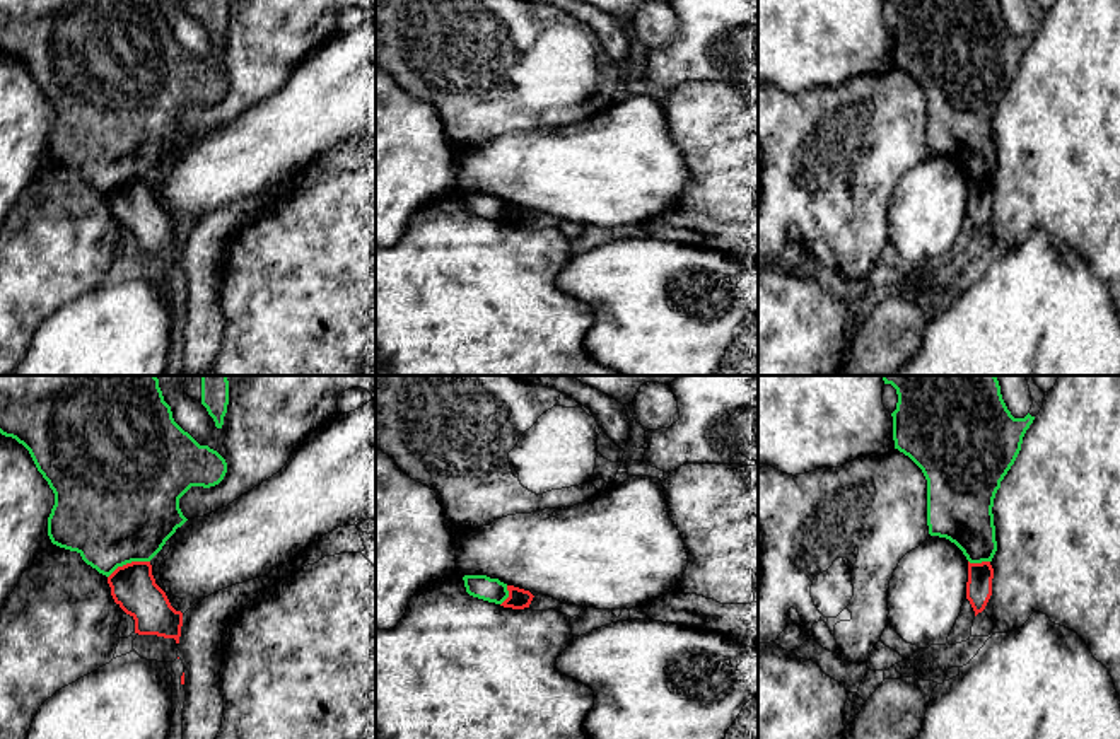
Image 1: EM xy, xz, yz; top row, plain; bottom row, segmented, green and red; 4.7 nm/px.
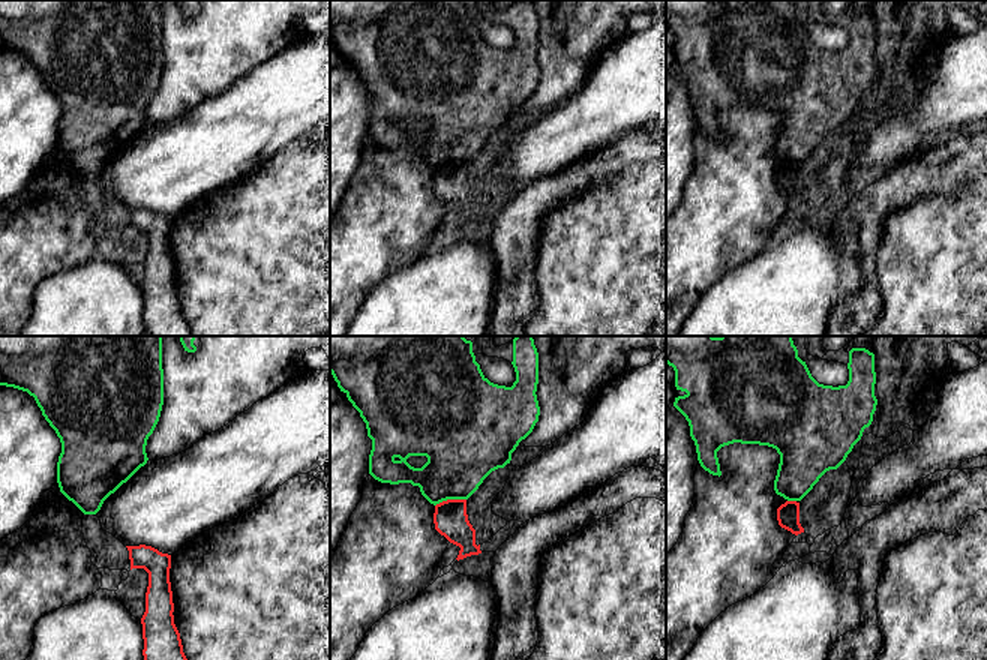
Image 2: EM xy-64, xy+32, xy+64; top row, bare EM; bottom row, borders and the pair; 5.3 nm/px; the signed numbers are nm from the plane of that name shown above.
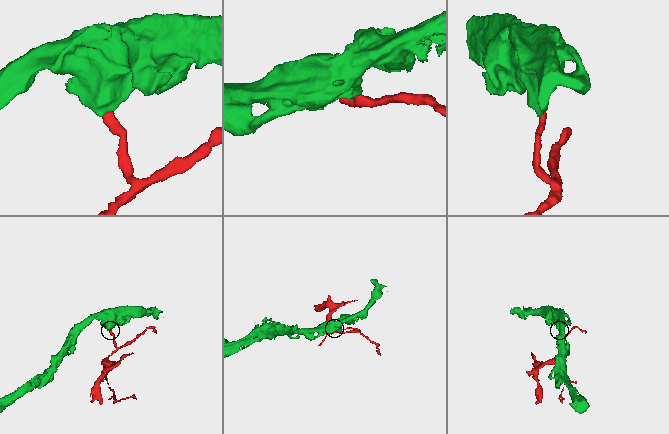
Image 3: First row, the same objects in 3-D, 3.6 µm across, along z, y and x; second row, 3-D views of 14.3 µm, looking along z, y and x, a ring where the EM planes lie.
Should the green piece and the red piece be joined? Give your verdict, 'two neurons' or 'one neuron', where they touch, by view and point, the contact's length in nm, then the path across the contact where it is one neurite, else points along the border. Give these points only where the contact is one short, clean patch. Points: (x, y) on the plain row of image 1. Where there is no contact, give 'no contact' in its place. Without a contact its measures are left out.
two neurons; meets green in xy at (128, 180); contact 220 nm long; border along xy (149, 178), (127, 180), (108, 195)

